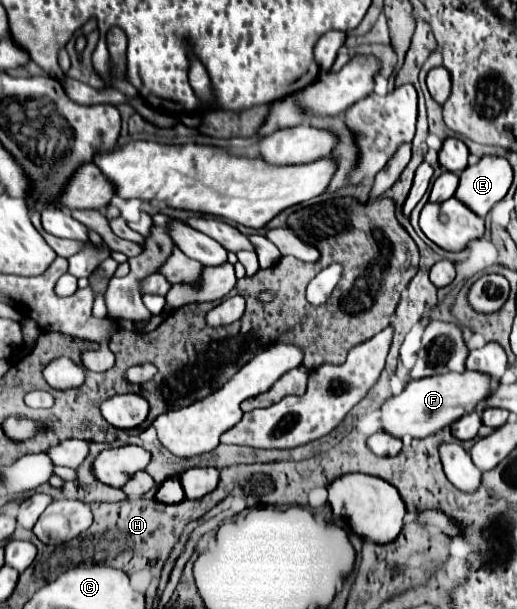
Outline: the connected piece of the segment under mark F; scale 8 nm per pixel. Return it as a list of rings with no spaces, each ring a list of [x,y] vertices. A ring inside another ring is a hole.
[[[463,371],[463,373],[445,373],[435,377],[425,377],[419,381],[411,381],[405,391],[397,397],[391,397],[381,409],[383,429],[391,435],[405,437],[429,437],[443,427],[449,427],[459,417],[473,413],[477,403],[485,403],[485,395],[497,387],[497,381],[491,375],[479,371]]]

